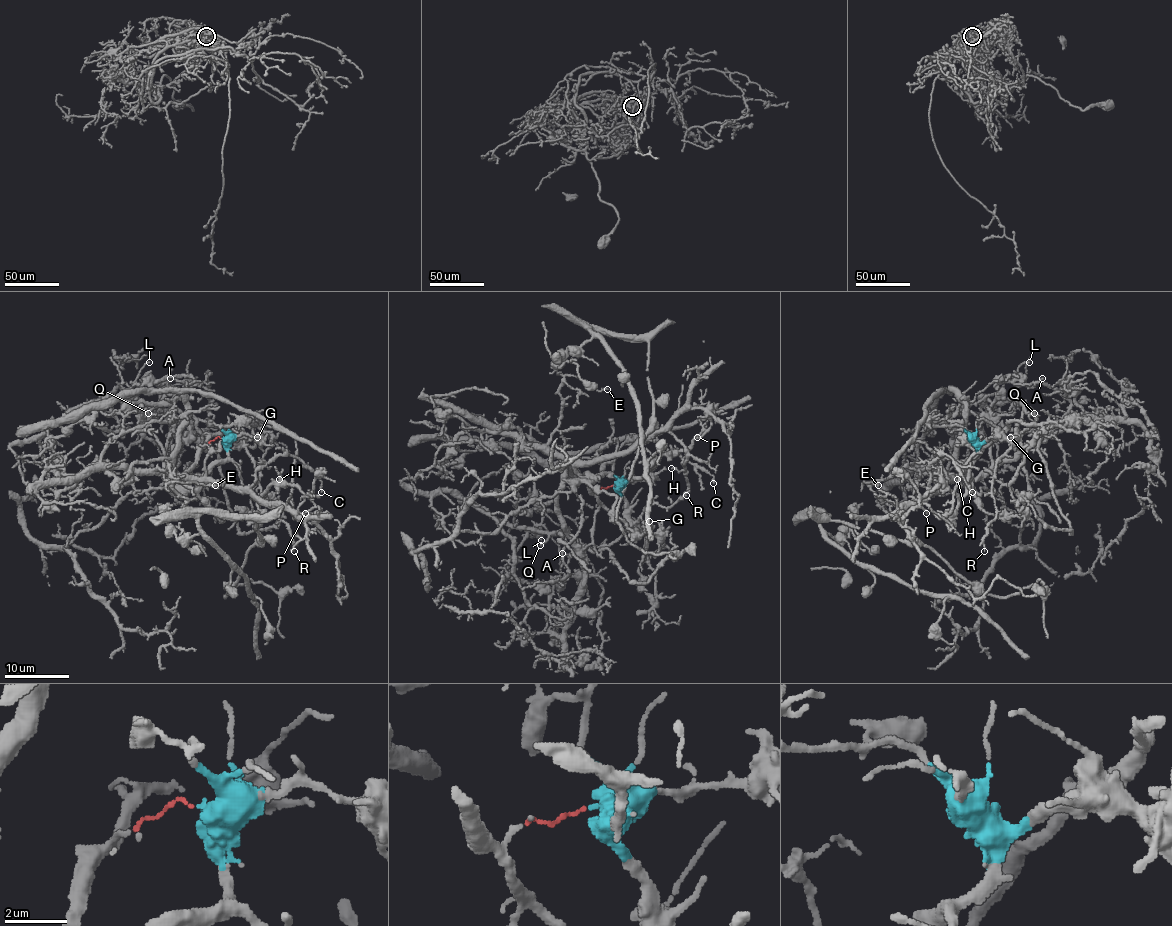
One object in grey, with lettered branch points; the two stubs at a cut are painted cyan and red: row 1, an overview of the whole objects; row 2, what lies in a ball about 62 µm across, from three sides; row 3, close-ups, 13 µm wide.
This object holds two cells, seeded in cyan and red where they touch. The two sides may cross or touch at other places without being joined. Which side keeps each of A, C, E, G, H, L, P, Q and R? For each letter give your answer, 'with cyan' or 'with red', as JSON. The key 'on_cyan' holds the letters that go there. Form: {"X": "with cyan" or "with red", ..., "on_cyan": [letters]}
{"A": "with cyan", "C": "with red", "E": "with red", "G": "with cyan", "H": "with red", "L": "with cyan", "P": "with cyan", "Q": "with cyan", "R": "with cyan", "on_cyan": ["A", "G", "L", "P", "Q", "R"]}

